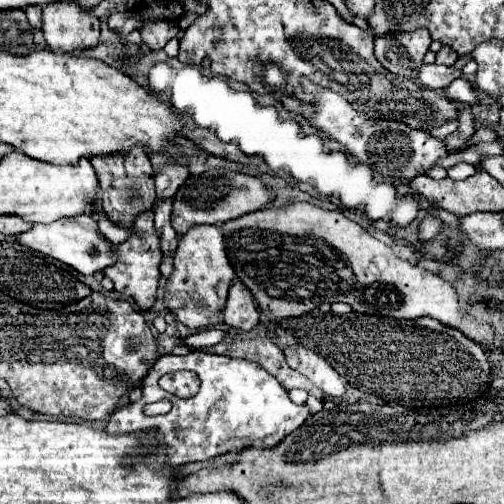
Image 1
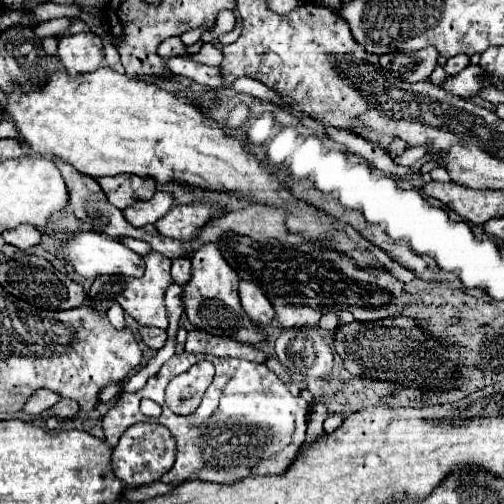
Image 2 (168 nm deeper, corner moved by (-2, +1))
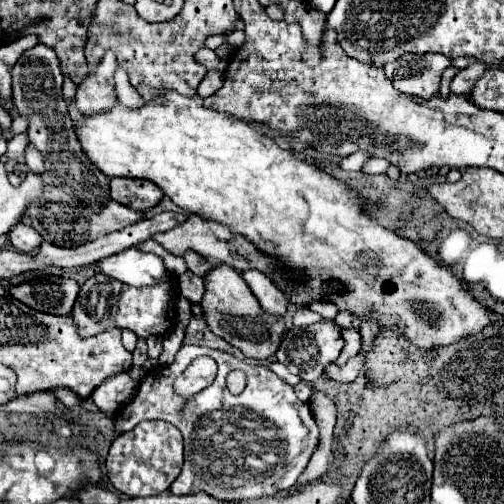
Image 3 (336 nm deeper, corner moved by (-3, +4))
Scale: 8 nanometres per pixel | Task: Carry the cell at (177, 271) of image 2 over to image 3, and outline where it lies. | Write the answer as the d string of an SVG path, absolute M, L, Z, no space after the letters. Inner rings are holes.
M185 272L185 274L177 276L177 280L179 280L179 292L181 292L181 296L185 296L193 304L199 304L201 298L203 298L203 290L205 290L203 278L195 276L193 272Z

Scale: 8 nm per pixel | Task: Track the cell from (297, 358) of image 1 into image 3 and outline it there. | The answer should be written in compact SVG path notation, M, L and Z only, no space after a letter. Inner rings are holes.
M321 320L307 328L291 328L285 334L285 338L277 350L275 360L285 364L289 368L289 372L301 376L305 382L315 382L323 374L325 366L339 358L343 346L345 346L345 342L341 336L341 328L333 320Z

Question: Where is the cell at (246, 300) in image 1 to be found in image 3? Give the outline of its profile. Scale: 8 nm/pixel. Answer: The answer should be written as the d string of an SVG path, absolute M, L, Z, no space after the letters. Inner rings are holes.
M247 270L241 276L249 284L253 294L259 298L259 302L261 302L265 312L275 314L275 316L283 316L287 312L287 306L289 306L287 296L263 272Z

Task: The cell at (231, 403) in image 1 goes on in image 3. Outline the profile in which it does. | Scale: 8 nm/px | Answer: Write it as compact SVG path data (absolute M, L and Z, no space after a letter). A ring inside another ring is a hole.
M185 344L177 352L173 364L149 370L135 398L115 416L115 428L117 432L127 432L143 420L171 422L183 434L185 464L169 492L179 496L205 492L221 502L265 498L279 494L279 490L289 490L319 444L319 428L311 410L295 396L293 386L285 384L265 366L251 366L237 360L233 354L205 346ZM203 354L217 360L219 376L211 388L195 394L191 402L183 402L173 390L173 380ZM231 370L243 370L247 374L247 388L239 396L233 396L225 386L225 376Z

